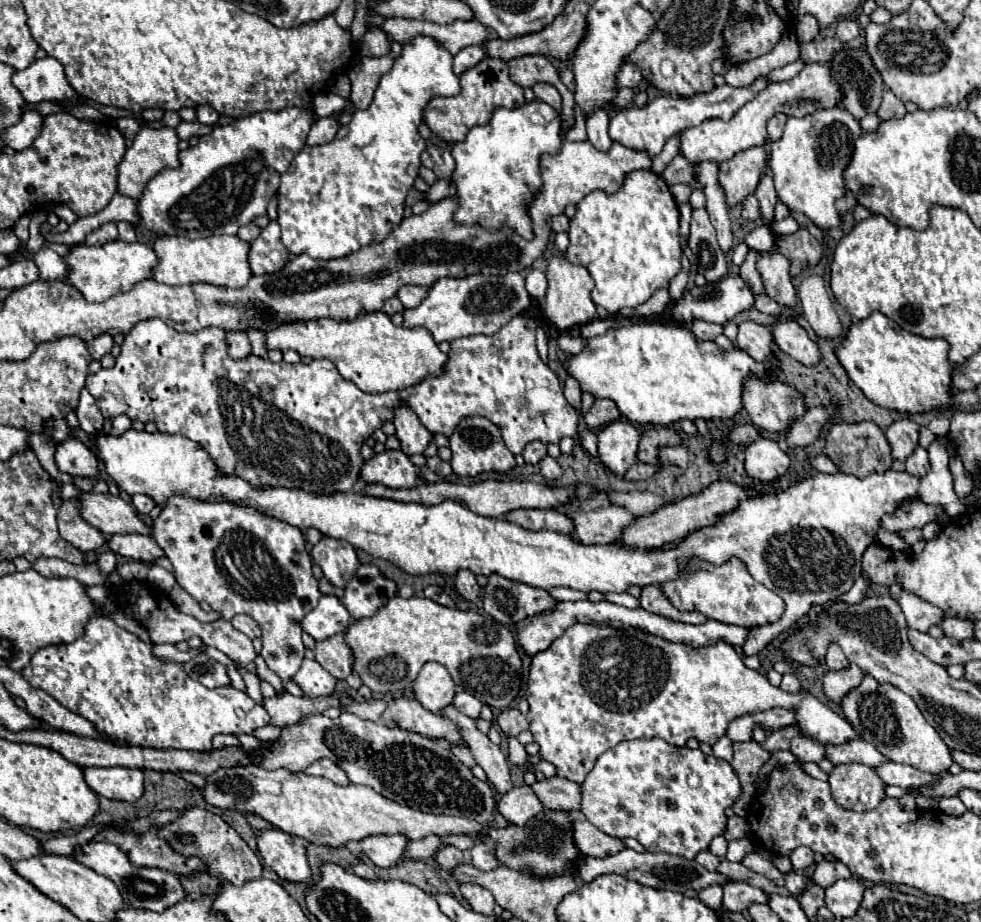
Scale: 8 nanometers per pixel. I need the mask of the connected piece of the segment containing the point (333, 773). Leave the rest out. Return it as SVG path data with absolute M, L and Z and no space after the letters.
M319 759L319 761L313 763L311 767L307 767L305 773L307 773L307 775L325 777L325 779L337 783L337 785L347 785L347 783L349 783L345 771L343 771L341 767L337 767L337 765L335 765L333 761L329 761L329 759Z

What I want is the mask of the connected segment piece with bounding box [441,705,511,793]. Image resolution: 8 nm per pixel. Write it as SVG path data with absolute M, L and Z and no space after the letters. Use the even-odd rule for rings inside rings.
M453 705L445 707L441 713L443 717L451 717L451 721L455 721L455 727L463 733L463 739L467 741L477 765L487 773L487 779L495 785L495 789L499 793L507 793L511 789L509 765L499 747L493 745L489 737L477 729L475 719L459 713Z

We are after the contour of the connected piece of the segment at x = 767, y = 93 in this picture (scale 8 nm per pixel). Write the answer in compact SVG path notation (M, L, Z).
M807 63L793 79L771 83L753 101L745 103L729 121L709 119L697 127L685 129L679 139L679 153L691 163L703 163L703 161L723 163L723 161L735 157L737 153L741 153L743 149L765 145L767 121L775 113L785 113L789 117L805 117L805 115L813 113L817 107L833 107L839 101L841 101L841 91L831 79L829 65Z

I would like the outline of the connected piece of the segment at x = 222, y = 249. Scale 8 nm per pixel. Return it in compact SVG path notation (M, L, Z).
M219 235L207 239L187 239L187 237L155 237L153 251L157 255L157 265L153 269L153 279L165 285L185 285L185 283L211 283L223 287L243 287L247 285L251 271L247 263L249 243L241 241L237 235Z

